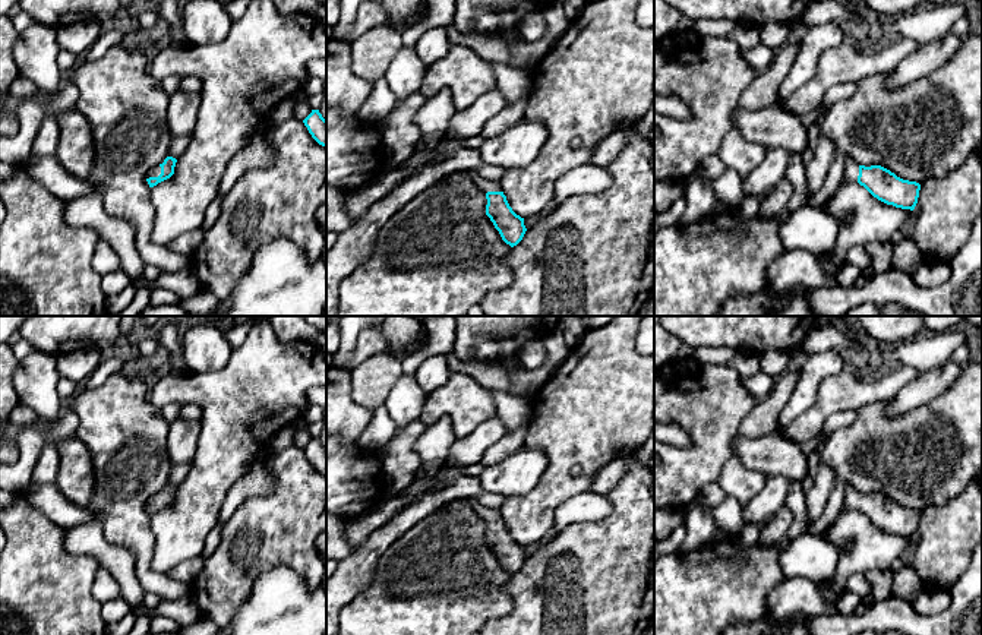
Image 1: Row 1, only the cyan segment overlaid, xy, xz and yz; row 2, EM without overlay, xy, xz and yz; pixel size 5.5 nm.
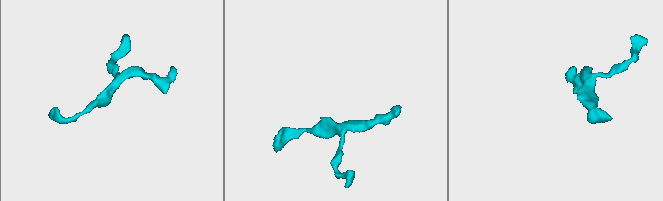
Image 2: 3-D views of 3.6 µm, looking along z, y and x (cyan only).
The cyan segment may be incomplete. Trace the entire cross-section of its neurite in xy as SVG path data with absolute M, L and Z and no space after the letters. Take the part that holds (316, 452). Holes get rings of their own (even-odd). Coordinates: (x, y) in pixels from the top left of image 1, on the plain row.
M319 437L312 440L303 448L312 465L322 474L326 476L326 448L322 445Z

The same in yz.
M847 487L844 493L843 511L859 511L878 528L902 537L913 538L921 512L897 505L881 493L859 493L853 487Z

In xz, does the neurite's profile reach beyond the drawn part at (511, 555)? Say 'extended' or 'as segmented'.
extended

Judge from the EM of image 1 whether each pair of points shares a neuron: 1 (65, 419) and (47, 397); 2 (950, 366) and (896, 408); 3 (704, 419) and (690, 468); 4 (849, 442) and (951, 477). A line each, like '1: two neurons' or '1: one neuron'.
1: two neurons
2: one neuron
3: one neuron
4: one neuron

